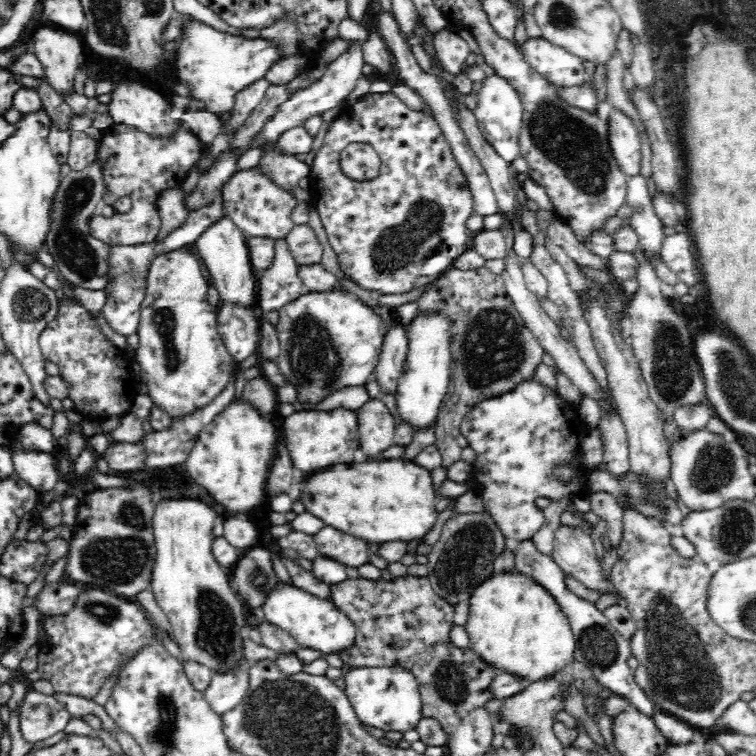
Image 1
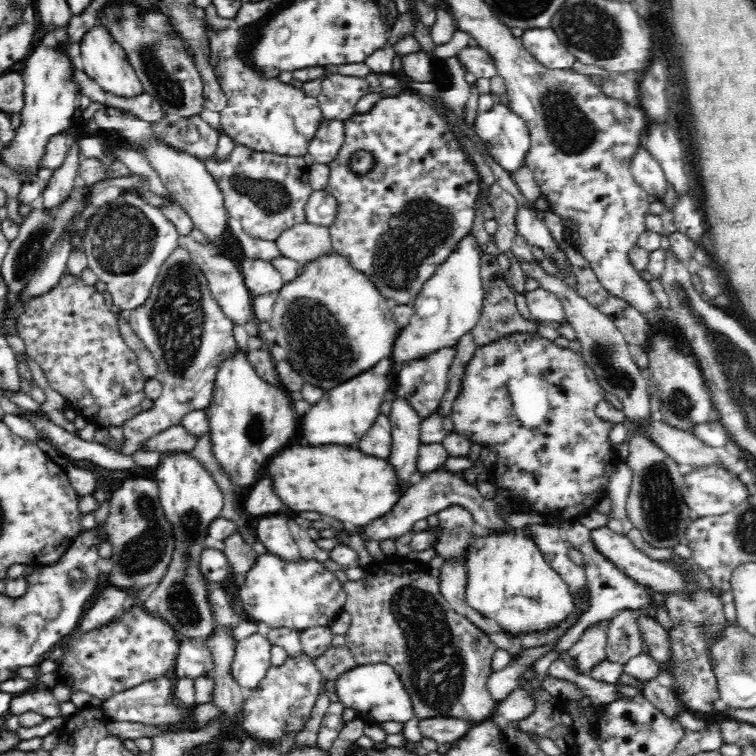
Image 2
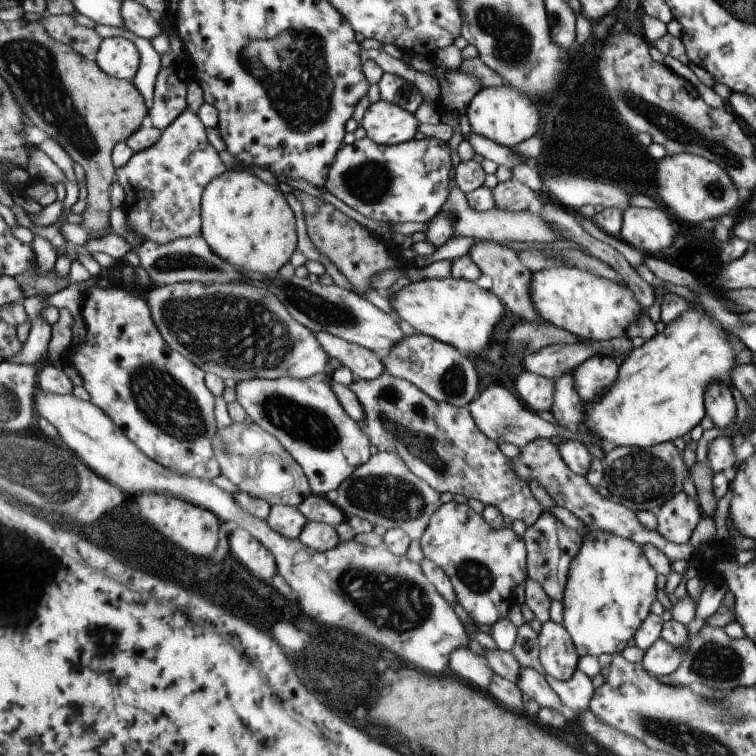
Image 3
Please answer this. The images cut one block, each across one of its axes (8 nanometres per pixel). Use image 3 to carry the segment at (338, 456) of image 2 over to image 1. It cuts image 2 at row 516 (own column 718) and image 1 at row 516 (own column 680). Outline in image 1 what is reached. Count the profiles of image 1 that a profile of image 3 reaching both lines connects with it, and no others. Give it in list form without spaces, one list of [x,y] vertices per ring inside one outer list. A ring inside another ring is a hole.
[[[369,458],[360,464],[336,464],[304,482],[300,502],[326,526],[370,543],[406,542],[411,546],[433,528],[438,513],[430,470],[406,459]]]

